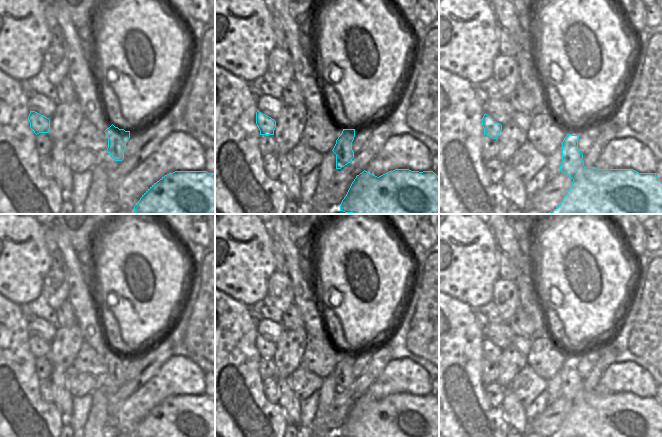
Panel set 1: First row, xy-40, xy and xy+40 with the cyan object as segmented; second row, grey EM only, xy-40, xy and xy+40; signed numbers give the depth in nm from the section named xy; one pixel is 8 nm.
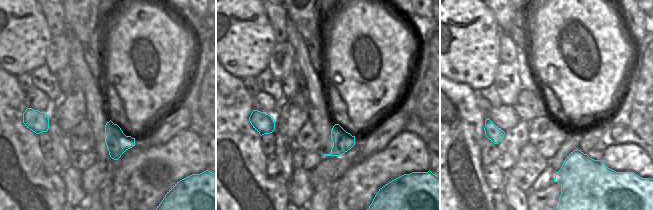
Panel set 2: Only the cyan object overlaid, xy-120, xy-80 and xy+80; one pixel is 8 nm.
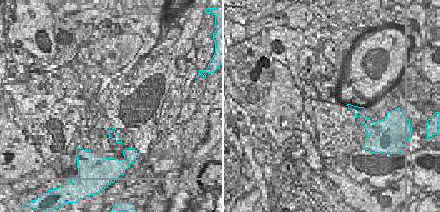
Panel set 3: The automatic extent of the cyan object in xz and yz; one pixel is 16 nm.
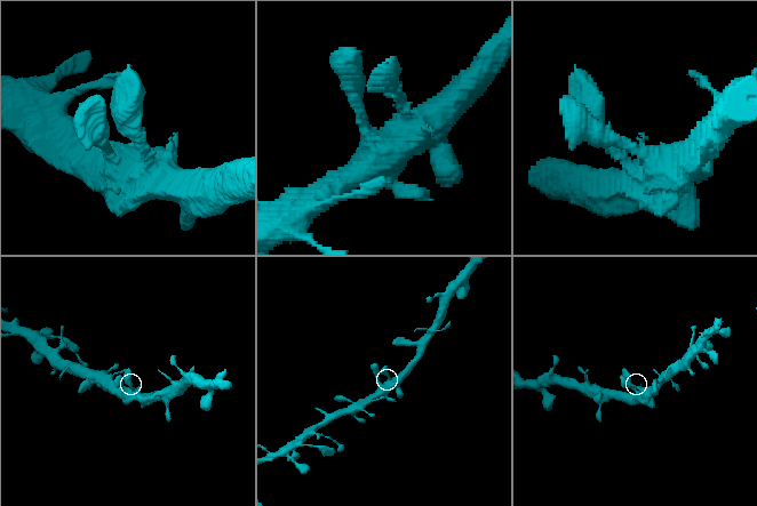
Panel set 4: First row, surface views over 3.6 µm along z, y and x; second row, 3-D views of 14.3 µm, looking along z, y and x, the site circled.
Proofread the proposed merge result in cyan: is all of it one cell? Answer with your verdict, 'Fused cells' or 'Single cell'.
Single cell.

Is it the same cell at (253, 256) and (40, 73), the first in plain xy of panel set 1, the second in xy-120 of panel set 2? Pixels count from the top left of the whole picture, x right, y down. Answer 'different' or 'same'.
different

